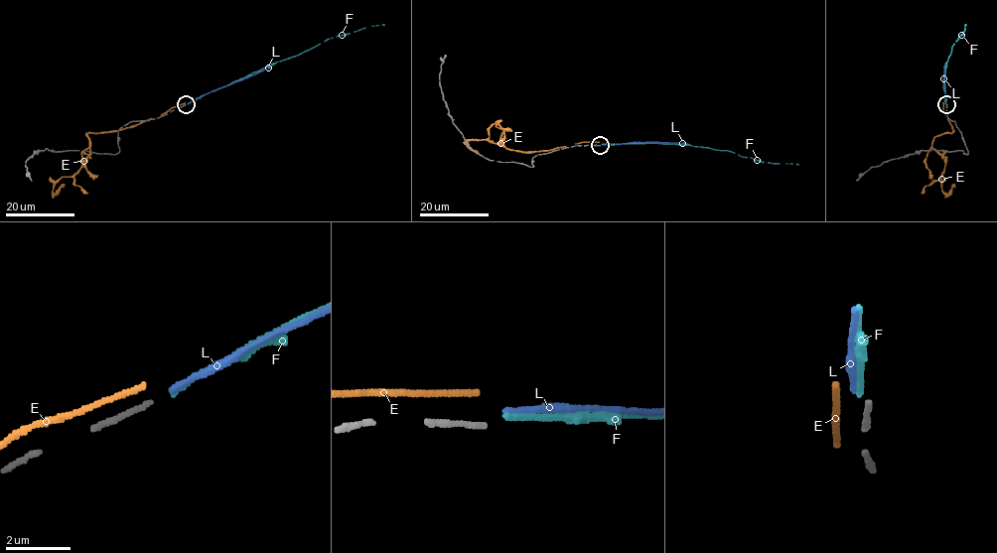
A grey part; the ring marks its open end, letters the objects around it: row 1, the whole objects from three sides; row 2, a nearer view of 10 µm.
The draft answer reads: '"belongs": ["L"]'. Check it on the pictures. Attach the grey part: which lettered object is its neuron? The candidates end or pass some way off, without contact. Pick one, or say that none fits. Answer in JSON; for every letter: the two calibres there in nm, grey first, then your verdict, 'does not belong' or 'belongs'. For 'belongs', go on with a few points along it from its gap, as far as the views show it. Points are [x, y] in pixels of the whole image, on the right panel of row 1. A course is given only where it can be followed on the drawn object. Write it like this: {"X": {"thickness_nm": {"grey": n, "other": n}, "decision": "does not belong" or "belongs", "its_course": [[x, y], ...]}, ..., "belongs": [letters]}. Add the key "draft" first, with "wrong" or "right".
{"draft": "wrong", "E": {"thickness_nm": {"grey": 150, "other": 190}, "decision": "does not belong"}, "F": {"thickness_nm": {"grey": 150, "other": 180}, "decision": "does not belong"}, "L": {"thickness_nm": {"grey": 150, "other": 170}, "decision": "does not belong"}, "belongs": []}

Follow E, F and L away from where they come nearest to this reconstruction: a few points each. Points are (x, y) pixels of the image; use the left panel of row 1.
E: (185, 103), (118, 130), (87, 134), (90, 154), (77, 171), (62, 177), (52, 191), (55, 193), (65, 184)
F: (188, 103), (327, 40), (384, 25)
L: (188, 103), (271, 68)

